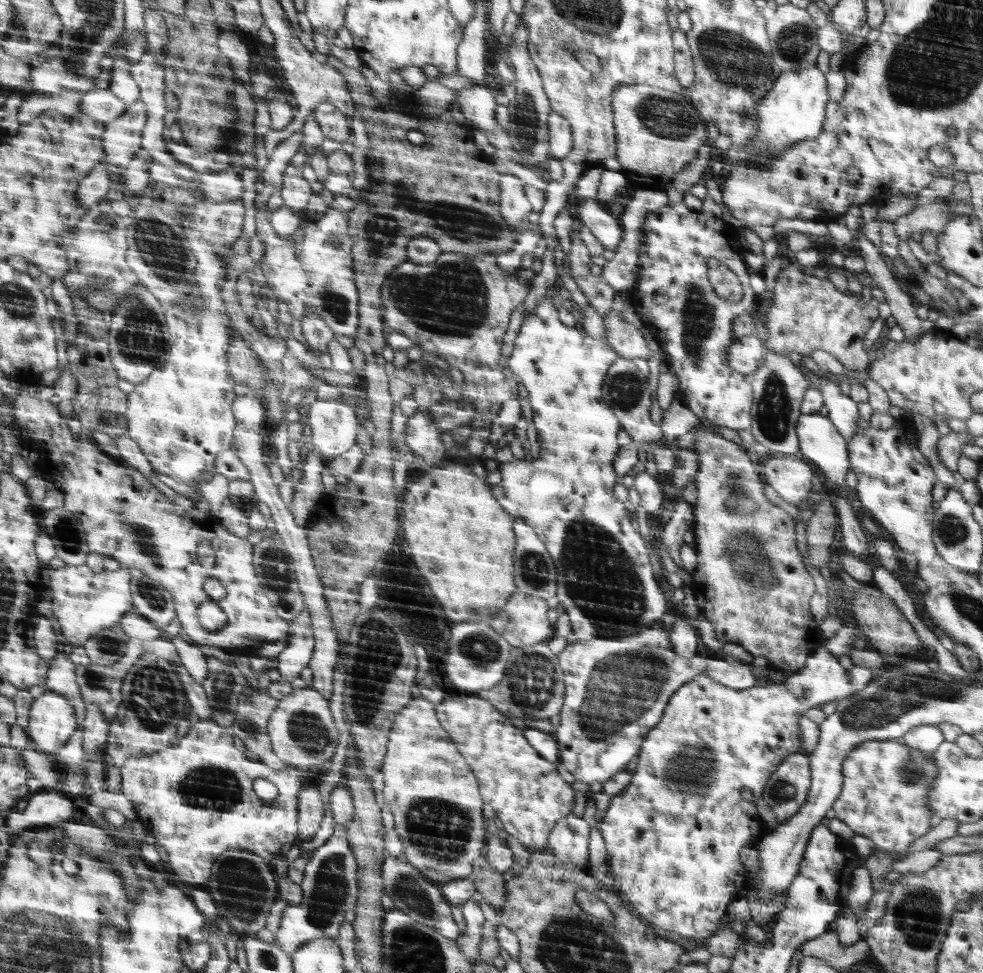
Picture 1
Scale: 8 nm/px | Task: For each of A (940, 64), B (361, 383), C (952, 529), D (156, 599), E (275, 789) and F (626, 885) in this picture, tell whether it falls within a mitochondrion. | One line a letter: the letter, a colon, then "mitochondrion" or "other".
A: mitochondrion
B: other
C: mitochondrion
D: mitochondrion
E: other
F: other

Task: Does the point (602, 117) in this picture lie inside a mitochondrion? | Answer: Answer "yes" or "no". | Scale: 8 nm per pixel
no

